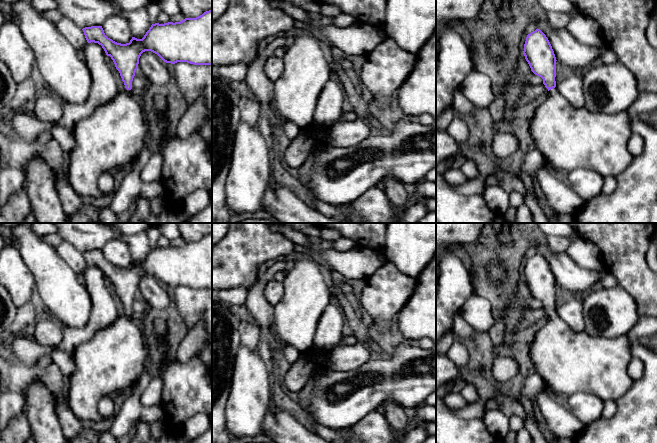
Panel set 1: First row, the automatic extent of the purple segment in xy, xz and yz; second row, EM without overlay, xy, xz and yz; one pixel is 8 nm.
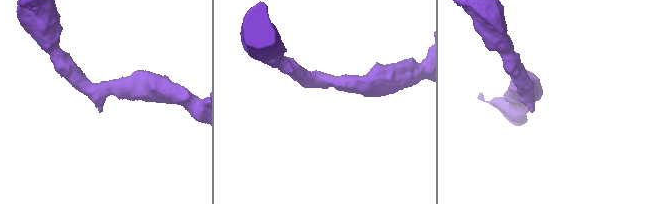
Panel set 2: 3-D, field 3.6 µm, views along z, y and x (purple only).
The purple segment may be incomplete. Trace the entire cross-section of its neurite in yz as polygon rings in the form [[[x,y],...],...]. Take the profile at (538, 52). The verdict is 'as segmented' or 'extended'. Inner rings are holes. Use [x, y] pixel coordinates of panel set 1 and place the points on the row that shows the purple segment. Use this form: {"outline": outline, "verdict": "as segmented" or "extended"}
{"outline": [[[536,29],[527,35],[523,54],[531,71],[543,79],[548,89],[546,99],[535,110],[530,123],[530,133],[539,151],[554,170],[568,173],[577,168],[592,169],[604,178],[616,176],[628,167],[633,156],[628,150],[628,141],[633,133],[628,111],[614,115],[593,112],[583,106],[572,107],[556,87],[556,57],[546,35]]], "verdict": "extended"}

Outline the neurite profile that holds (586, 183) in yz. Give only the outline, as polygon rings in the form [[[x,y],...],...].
[[[577,168],[567,173],[569,186],[585,202],[600,195],[604,177],[595,170]]]

